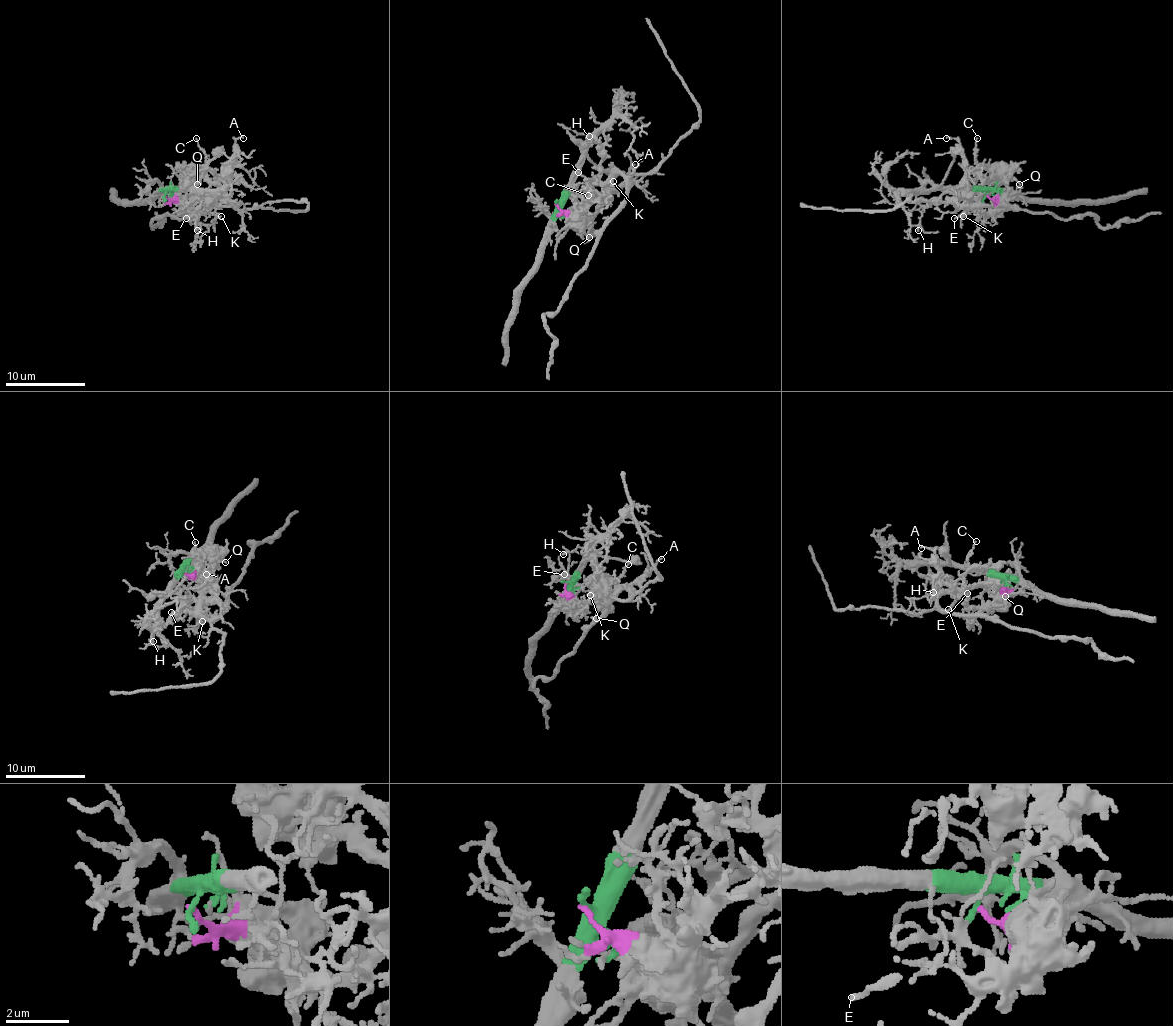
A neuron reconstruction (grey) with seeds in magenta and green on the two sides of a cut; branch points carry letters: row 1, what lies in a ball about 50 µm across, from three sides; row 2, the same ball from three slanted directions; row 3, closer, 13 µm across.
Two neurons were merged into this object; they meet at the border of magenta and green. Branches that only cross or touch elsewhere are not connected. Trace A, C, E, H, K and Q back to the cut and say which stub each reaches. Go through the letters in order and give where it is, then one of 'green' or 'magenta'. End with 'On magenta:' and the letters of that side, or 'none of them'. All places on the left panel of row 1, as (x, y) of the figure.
A: (243, 138) | magenta
C: (196, 138) | magenta
E: (186, 218) | magenta
H: (197, 230) | green
K: (221, 216) | magenta
Q: (197, 184) | magenta
On magenta: A, C, E, K, Q

